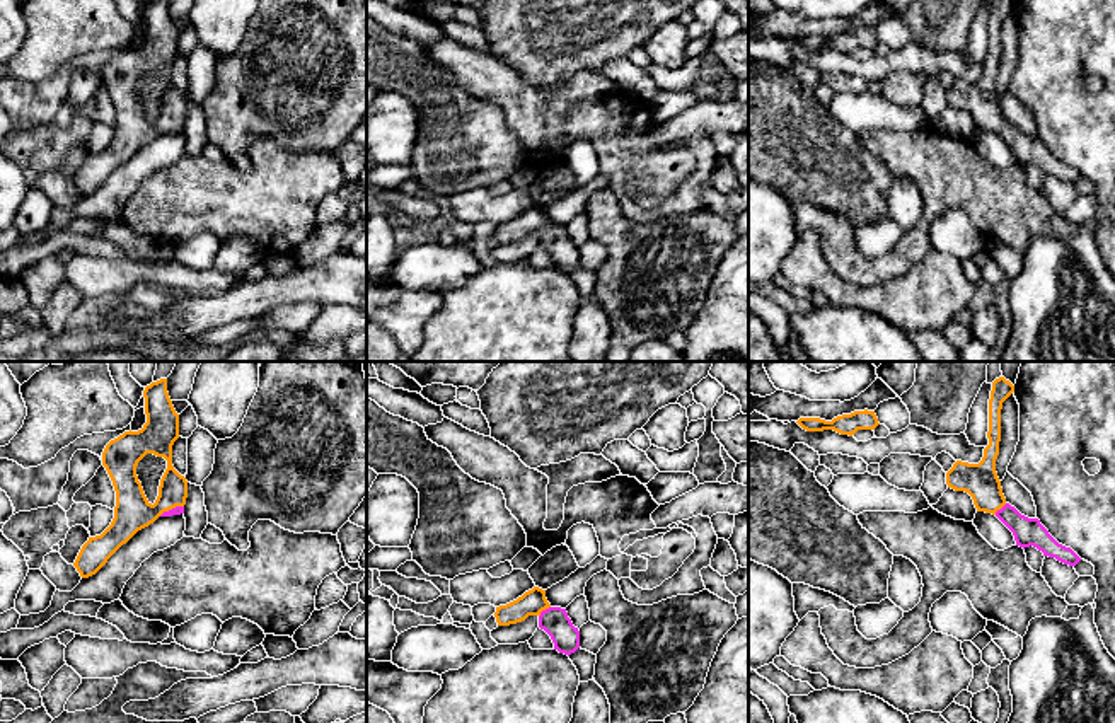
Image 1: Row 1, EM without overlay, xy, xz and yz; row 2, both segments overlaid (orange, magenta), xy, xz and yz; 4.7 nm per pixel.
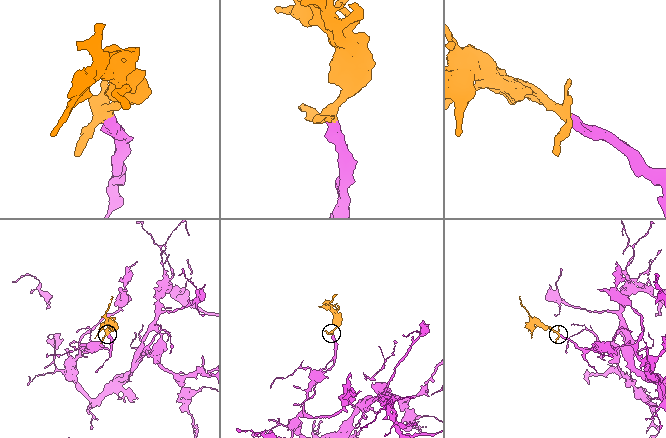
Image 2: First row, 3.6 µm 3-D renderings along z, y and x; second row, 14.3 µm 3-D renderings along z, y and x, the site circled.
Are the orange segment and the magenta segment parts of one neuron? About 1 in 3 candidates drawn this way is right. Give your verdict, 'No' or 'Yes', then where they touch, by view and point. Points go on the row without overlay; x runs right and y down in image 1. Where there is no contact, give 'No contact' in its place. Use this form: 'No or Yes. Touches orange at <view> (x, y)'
Yes. Touches orange at xz (543, 227)

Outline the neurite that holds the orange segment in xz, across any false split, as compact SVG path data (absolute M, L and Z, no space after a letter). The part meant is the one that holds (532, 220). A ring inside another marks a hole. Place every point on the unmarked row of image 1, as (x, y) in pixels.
M534 205L517 218L496 225L498 244L510 244L525 239L529 234L539 235L539 246L544 247L554 268L571 273L580 266L580 249L573 244L566 227L552 225L546 217L546 208Z

